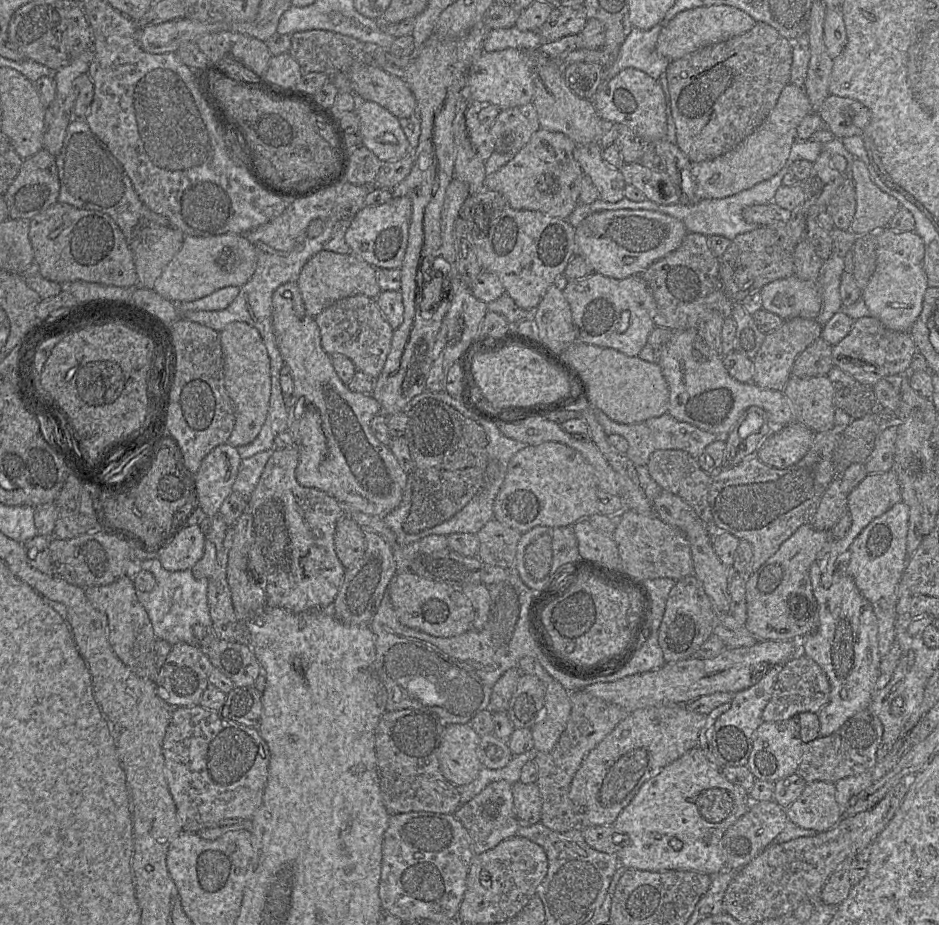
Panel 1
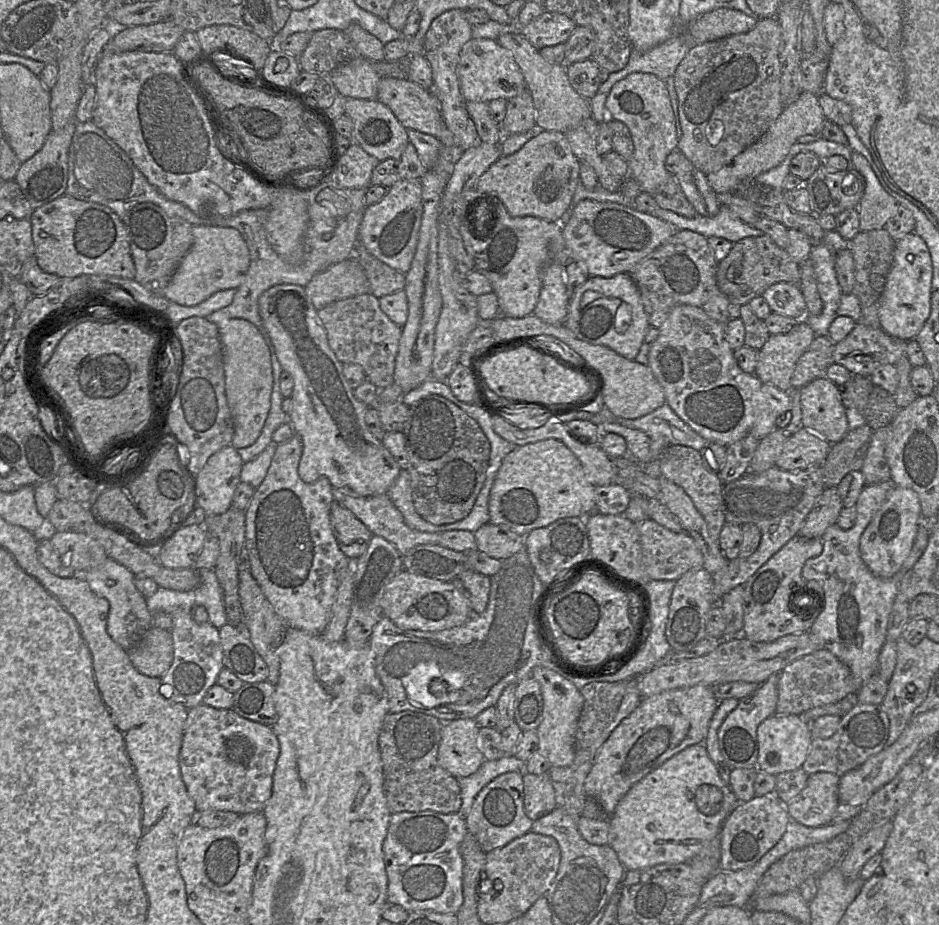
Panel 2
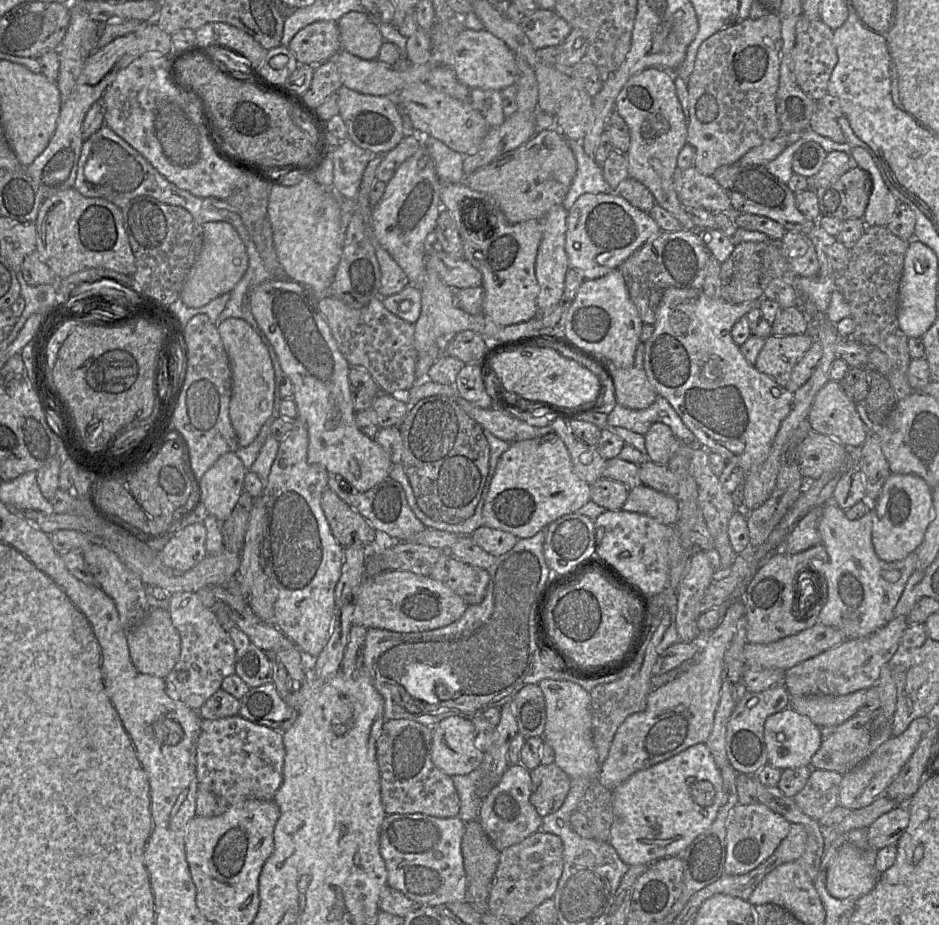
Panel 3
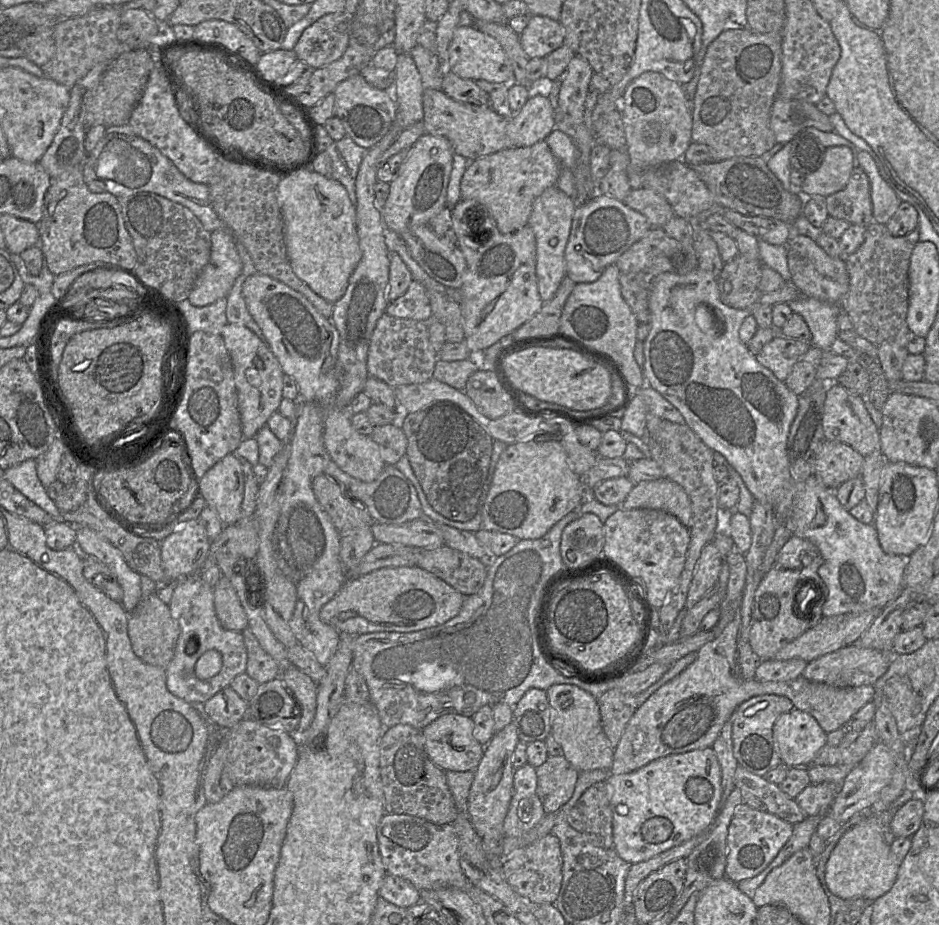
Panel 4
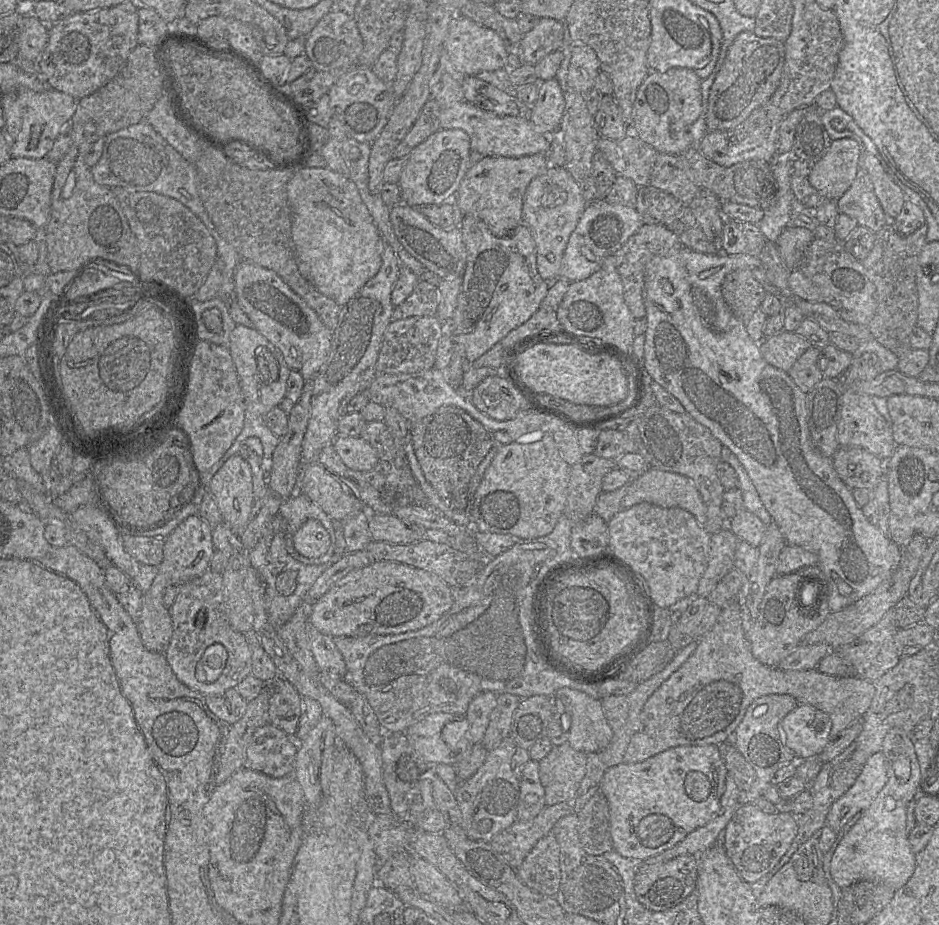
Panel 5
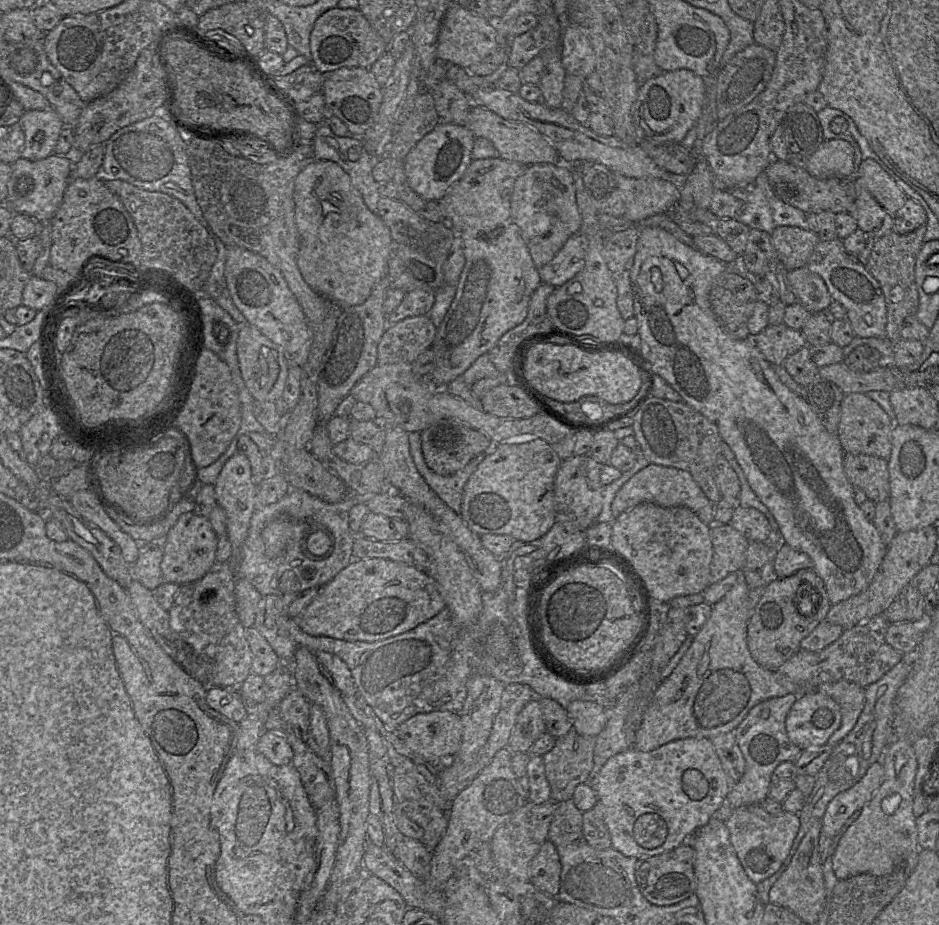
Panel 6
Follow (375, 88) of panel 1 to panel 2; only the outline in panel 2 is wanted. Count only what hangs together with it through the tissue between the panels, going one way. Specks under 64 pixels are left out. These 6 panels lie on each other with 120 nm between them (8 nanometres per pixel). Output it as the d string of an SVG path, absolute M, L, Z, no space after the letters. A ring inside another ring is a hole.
M382 77L378 84L377 100L388 106L406 129L415 129L438 138L445 147L455 146L453 133L448 129L436 100L430 89L425 89L410 79Z

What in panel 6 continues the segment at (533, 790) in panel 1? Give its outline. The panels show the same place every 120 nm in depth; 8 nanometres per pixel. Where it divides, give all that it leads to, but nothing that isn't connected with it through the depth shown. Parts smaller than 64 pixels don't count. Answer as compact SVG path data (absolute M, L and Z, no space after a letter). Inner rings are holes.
M572 728L566 735L556 739L556 744L542 756L545 775L551 789L551 801L562 802L571 800L576 787L586 783L593 768L593 752L596 737L580 735Z

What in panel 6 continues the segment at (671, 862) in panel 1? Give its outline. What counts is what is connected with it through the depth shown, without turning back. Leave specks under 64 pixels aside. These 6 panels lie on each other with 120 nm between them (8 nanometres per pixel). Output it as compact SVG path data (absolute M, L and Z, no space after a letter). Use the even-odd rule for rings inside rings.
M691 737L668 742L648 752L639 751L632 747L628 750L618 753L606 761L606 763L593 777L589 784L596 792L598 802L602 806L603 818L611 839L611 847L627 857L641 859L668 852L678 847L682 843L688 841L688 839L694 834L697 829L708 823L708 821L713 816L713 813L718 810L726 801L727 795L731 790L732 783L733 782L731 782L727 772L722 766L720 758L716 753L711 739L705 737Z

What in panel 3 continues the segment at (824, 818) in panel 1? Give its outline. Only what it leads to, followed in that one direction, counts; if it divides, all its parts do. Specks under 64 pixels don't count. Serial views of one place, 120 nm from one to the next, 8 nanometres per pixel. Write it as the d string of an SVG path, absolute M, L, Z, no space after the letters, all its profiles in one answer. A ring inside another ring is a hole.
M813 769L805 786L793 799L804 814L819 821L839 805L841 781L842 775L835 771Z

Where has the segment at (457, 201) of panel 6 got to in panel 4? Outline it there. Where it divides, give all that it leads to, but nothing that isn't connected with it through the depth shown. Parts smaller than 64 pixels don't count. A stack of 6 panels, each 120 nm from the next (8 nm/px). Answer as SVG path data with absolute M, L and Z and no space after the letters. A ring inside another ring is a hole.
M542 140L537 142L534 145L528 147L519 147L519 148L506 148L501 151L495 152L490 155L482 156L473 161L473 163L466 169L464 175L461 180L461 198L465 200L475 200L480 205L473 205L480 208L480 206L484 206L487 210L492 214L496 221L497 229L502 234L510 234L515 233L516 231L520 230L524 226L528 225L529 217L531 215L533 203L537 197L539 197L547 188L555 186L560 174L560 164L558 160L555 158L553 153L551 152L546 140Z

